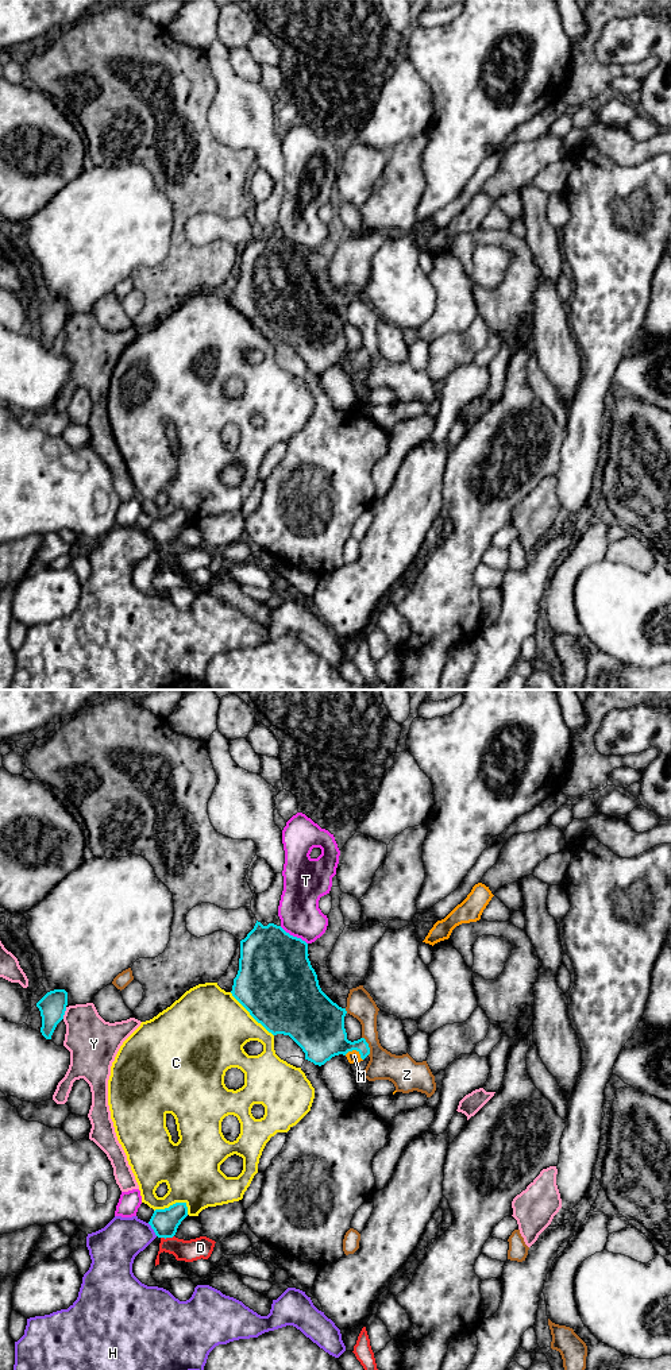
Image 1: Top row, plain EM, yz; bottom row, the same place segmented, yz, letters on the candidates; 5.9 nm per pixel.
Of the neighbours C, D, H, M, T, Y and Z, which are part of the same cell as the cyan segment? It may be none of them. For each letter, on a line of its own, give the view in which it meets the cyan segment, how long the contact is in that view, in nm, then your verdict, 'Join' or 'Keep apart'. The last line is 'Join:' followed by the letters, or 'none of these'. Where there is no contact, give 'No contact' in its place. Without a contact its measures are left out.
C: Touches cyan in yz. Shared border 380 nm. Keep apart
D: Touches cyan in yz. Shared border 80 nm. Keep apart
H: Touches cyan in yz. Shared border 100 nm. Keep apart
M: Touches cyan in yz. Shared border 120 nm. Join
T: Touches cyan in yz. Shared border 200 nm. Keep apart
Y: Touches cyan in yz. Shared border 80 nm. Keep apart
Z: Touches cyan in yz. Shared border 120 nm. Keep apart
Join: M

